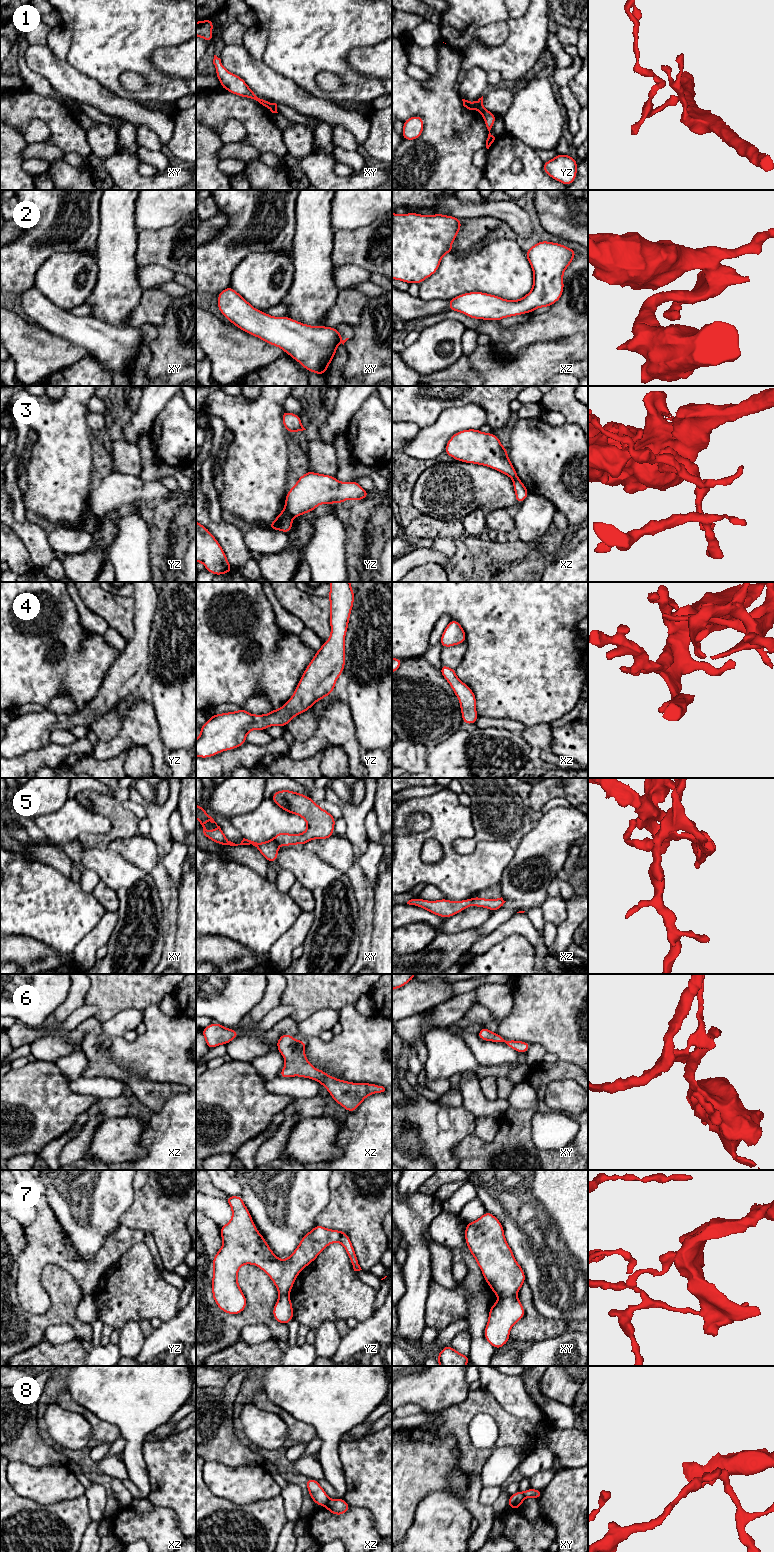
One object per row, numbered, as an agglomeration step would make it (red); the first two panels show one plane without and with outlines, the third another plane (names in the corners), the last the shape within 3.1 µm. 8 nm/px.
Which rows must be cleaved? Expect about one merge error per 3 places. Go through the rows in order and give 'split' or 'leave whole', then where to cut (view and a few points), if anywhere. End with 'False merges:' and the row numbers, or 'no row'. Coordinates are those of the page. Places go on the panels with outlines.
1: split | xy (270, 103), (268, 107)
2: leave whole | no cut
3: split | yz (285, 506), (292, 517)
4: leave whole | no cut
5: split | xy (273, 839), (279, 845)
6: leave whole | no cut
7: split | xy (515, 1295), (500, 1299)
8: split | xz (328, 1499), (325, 1506)
False merges: 1, 3, 5, 7, 8

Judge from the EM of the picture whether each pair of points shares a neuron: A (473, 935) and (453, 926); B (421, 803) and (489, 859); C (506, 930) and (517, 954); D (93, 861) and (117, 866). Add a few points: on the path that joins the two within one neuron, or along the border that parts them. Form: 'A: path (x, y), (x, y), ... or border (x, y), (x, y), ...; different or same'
A: border (477, 927), (457, 933), (439, 931); different
B: path (444, 822), (448, 849), (458, 859), (466, 859); same
C: border (531, 942), (520, 935), (511, 934), (489, 948); different
D: path (99, 861), (103, 861), (111, 866); same

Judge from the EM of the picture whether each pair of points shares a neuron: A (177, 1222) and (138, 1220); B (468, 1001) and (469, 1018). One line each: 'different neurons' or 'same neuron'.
A: same neuron
B: different neurons

